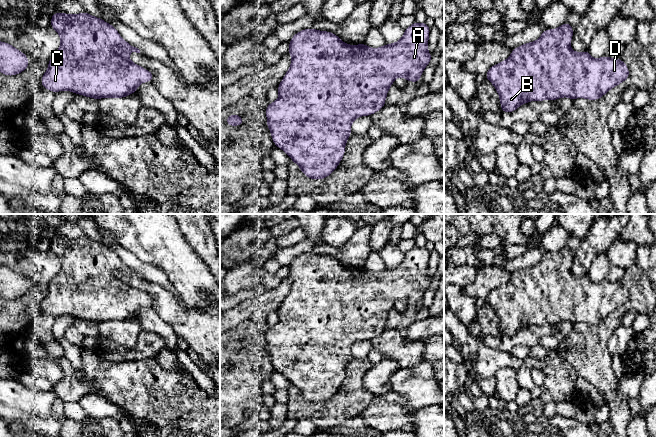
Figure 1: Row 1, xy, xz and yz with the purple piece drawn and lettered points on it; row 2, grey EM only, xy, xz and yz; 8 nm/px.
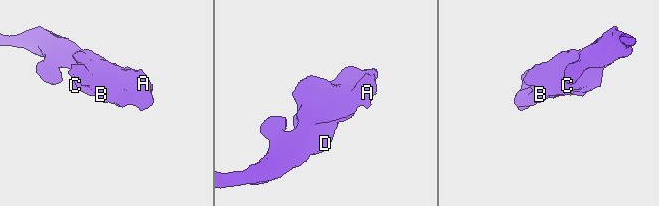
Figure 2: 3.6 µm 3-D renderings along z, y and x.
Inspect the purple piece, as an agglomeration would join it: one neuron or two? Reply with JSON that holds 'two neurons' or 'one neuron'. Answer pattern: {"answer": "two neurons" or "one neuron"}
{"answer": "one neuron"}

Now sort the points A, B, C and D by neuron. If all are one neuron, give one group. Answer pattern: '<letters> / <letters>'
A B C D

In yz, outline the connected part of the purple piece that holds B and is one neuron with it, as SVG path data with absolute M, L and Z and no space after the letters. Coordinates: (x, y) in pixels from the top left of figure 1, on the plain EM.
M567 246L555 254L545 253L539 263L513 272L511 279L506 284L488 293L486 304L493 308L499 318L501 336L512 337L519 330L530 325L554 325L561 321L568 321L572 325L576 322L598 324L610 313L629 303L629 292L619 281L611 283L604 279L601 282L593 283L588 274L574 276L570 271L573 255L574 253Z

